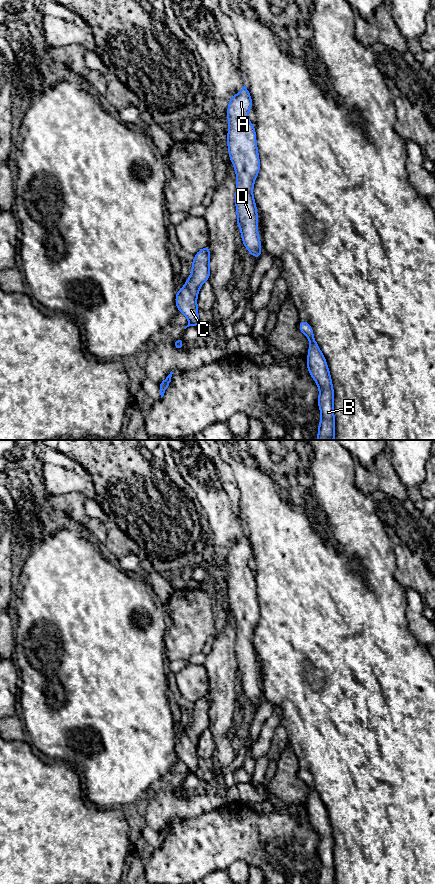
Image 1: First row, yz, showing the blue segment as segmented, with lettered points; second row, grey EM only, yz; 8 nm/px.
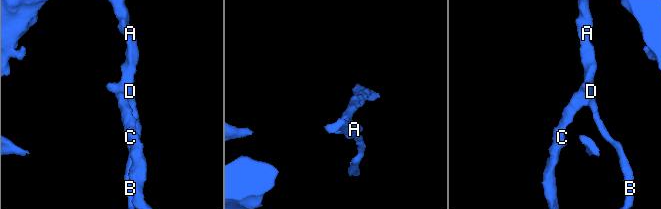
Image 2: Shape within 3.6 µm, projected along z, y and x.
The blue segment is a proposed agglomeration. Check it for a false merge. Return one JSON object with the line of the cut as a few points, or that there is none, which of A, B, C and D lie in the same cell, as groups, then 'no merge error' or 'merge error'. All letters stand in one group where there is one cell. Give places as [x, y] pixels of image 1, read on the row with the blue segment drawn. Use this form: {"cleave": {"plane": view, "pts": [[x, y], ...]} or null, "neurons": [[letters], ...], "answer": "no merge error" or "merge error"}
{"cleave": null, "neurons": [["A", "B", "C", "D"]], "answer": "no merge error"}

